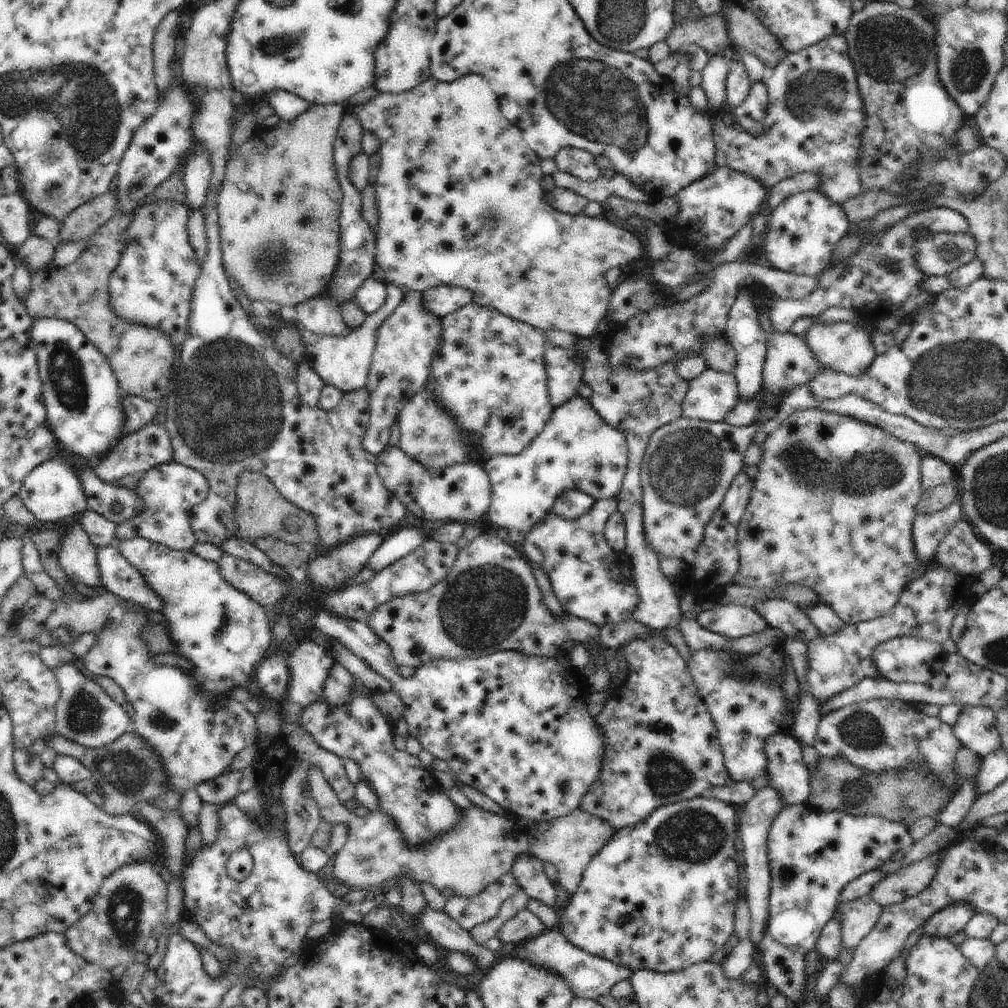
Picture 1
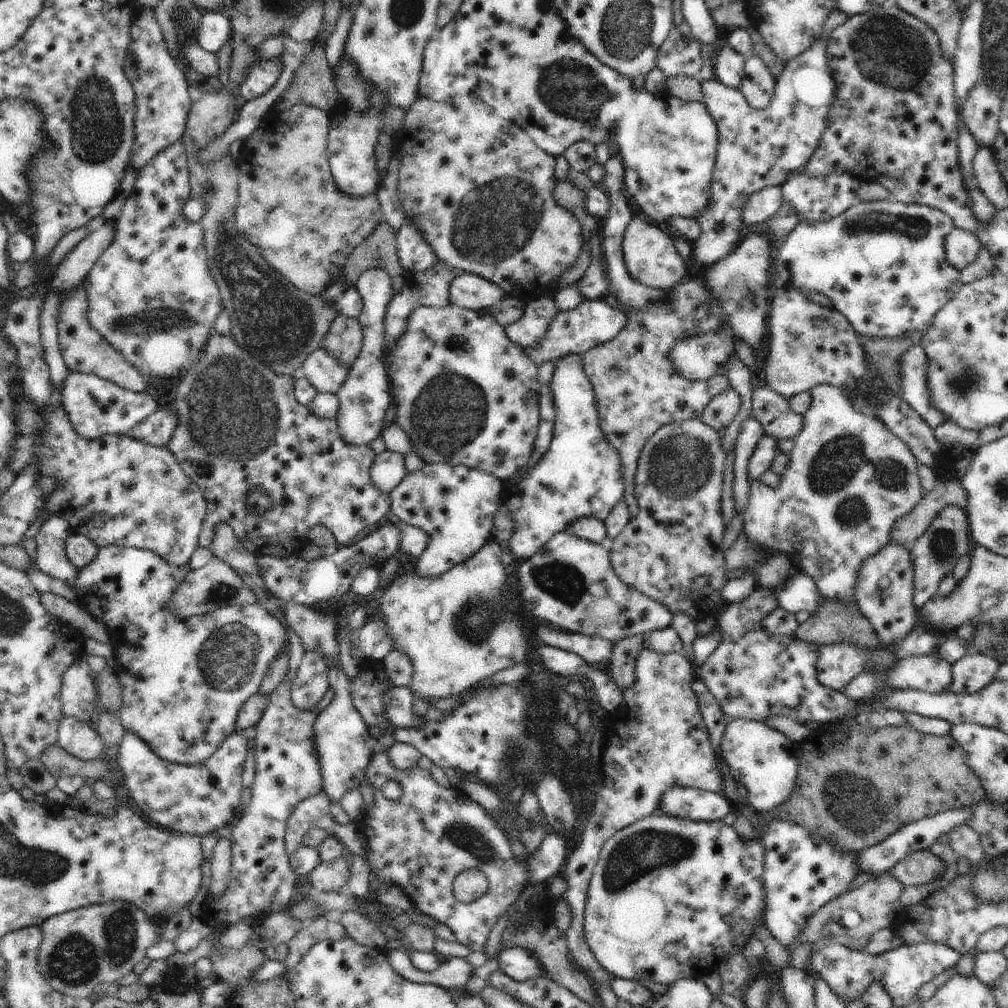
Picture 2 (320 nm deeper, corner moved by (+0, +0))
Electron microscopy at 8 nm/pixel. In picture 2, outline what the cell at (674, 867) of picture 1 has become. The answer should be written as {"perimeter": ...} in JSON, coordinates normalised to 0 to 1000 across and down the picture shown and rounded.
{"perimeter":[[[650,806],[646,810],[625,817],[615,825],[611,825],[609,829],[601,833],[595,845],[596,848],[583,881],[579,923],[589,951],[599,963],[610,970],[651,974],[658,977],[667,977],[669,974],[681,970],[697,970],[700,965],[710,962],[722,950],[734,945],[744,933],[744,929],[749,927],[750,919],[754,919],[758,914],[758,903],[760,903],[760,887],[756,883],[758,839],[755,834],[748,839],[737,833],[727,819],[721,819],[717,814],[688,815],[680,813],[680,812],[661,810],[661,808]]]}

